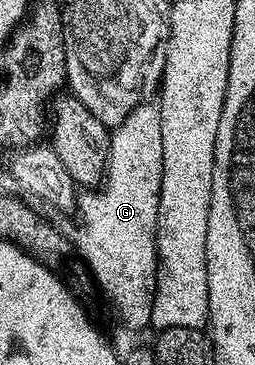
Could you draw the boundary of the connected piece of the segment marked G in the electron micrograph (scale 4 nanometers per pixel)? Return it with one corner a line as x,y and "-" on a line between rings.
153,101
139,104
111,134
103,186
78,194
76,208
84,220
83,233
69,231
67,238
76,256
89,265
92,275
115,305
124,327
141,331
151,324
158,277
156,231
164,175
158,104

